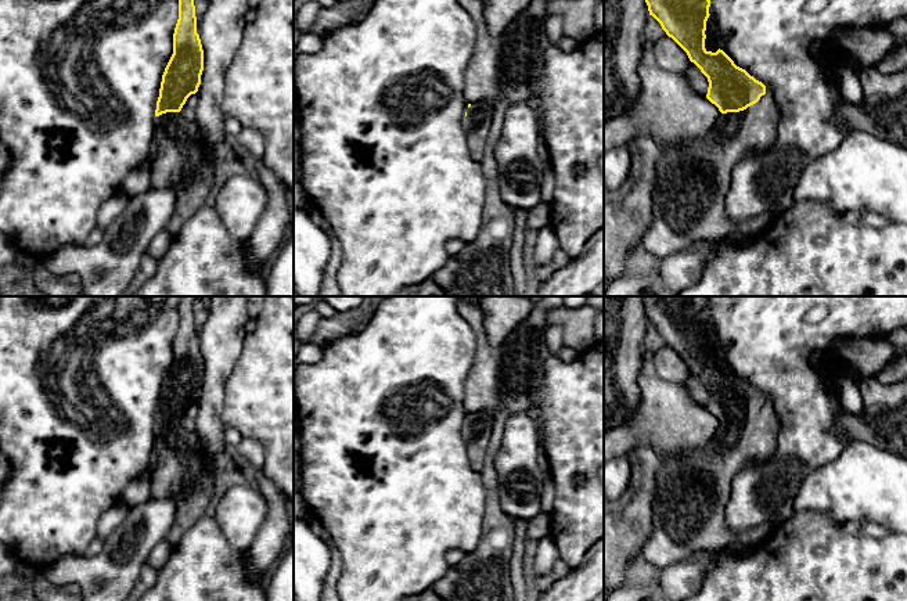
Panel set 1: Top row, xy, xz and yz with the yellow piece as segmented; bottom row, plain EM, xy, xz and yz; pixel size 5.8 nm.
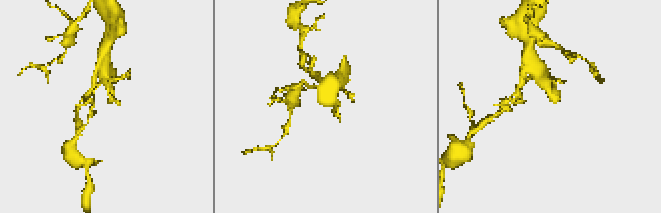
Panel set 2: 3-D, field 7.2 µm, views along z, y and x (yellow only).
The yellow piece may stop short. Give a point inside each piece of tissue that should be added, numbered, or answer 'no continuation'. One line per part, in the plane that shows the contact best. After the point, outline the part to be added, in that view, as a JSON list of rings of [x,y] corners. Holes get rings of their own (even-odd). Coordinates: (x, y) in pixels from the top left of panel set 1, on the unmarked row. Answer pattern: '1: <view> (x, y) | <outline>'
1: yz (681, 525) | [[[764,404],[744,421],[721,424],[701,453],[661,458],[652,510],[654,530],[643,548],[644,559],[655,568],[654,584],[618,587],[607,601],[670,601],[661,586],[661,576],[672,564],[683,561],[697,550],[717,550],[731,543],[741,543],[751,550],[759,547],[769,535],[767,528],[735,533],[727,526],[724,514],[735,475],[746,464],[763,461],[774,453],[778,427],[775,414]]]

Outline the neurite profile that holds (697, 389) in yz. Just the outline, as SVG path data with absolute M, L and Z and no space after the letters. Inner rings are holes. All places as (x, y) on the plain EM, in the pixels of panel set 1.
M690 371L684 382L684 388L688 391L688 393L698 406L706 407L709 397L708 388L701 382L701 379L694 373Z

